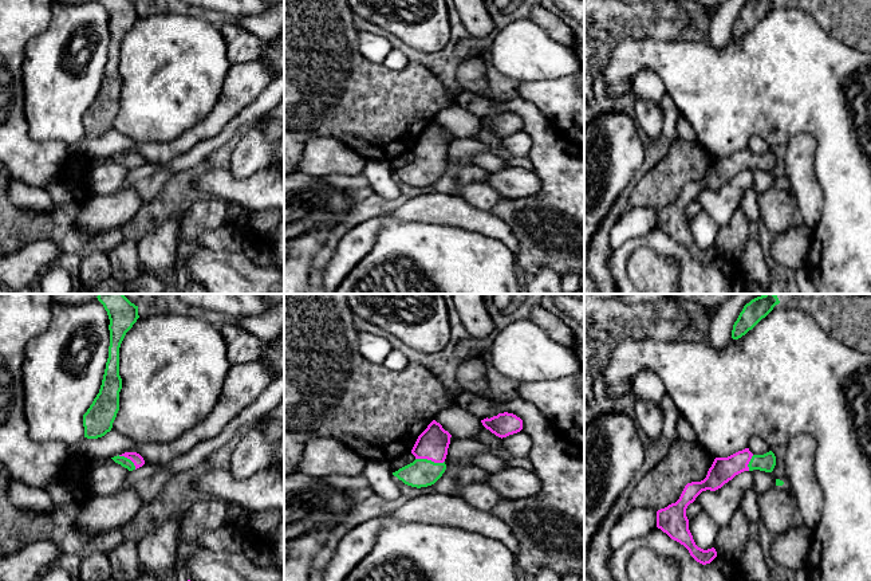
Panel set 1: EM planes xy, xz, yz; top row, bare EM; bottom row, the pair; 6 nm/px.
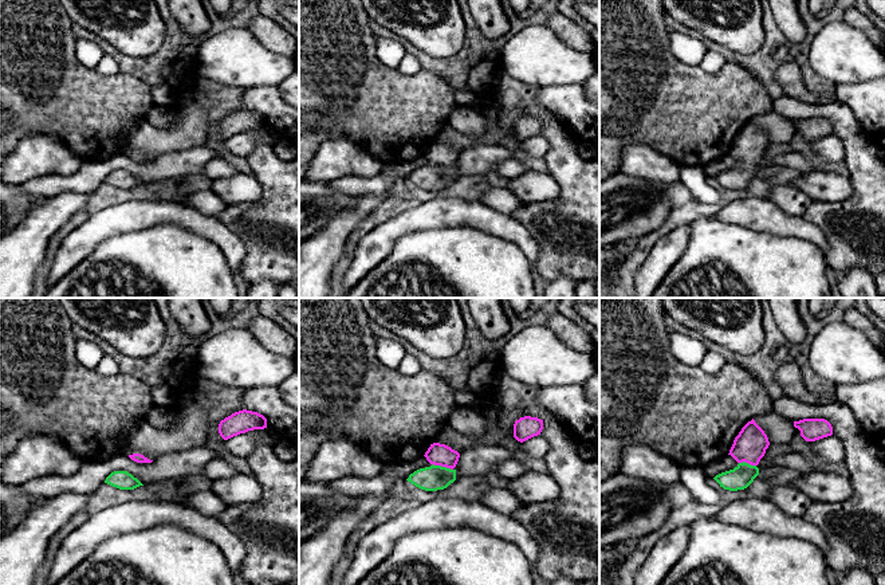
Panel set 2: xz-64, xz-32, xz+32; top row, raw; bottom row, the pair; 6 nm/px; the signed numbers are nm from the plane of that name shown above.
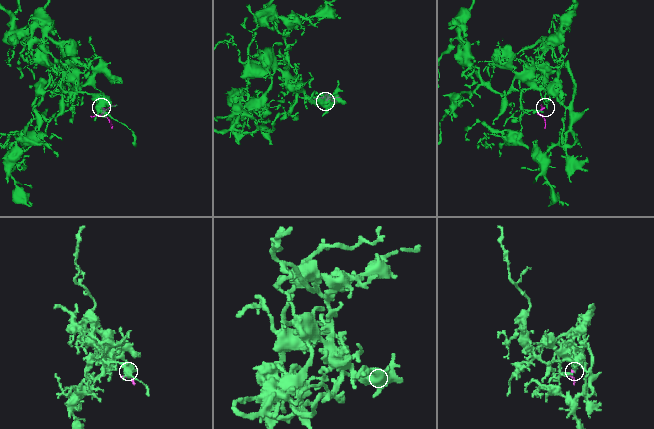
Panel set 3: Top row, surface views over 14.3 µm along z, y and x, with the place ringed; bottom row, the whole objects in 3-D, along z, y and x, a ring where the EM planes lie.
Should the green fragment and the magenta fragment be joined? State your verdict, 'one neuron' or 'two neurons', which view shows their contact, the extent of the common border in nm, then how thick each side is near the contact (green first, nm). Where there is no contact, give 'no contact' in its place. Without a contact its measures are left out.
one neuron; meets green in xz; contact 180 nm long; 170 nm thick on the green side, 190 nm on the other

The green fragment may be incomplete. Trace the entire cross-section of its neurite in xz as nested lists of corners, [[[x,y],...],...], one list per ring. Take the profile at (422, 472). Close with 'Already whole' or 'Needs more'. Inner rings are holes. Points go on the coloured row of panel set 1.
[[[433,420],[418,436],[411,454],[415,460],[393,472],[399,480],[411,487],[434,484],[445,472],[445,459],[452,435]]]. Needs more

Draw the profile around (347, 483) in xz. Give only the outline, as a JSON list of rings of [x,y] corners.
[[[363,474],[359,476],[323,476],[323,480],[332,488],[343,490],[347,492],[370,486],[367,478]]]

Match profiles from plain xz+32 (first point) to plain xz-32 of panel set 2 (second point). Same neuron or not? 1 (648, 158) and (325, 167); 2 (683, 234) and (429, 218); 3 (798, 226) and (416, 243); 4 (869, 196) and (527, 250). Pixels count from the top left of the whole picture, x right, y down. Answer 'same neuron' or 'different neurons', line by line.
1: same neuron
2: same neuron
3: different neurons
4: different neurons

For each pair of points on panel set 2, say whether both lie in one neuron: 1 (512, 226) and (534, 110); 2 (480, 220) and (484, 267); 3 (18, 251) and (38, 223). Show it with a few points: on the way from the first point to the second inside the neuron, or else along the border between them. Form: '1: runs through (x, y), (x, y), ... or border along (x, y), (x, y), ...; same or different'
1: border along (508, 215), (516, 219), (535, 240); different
2: border along (451, 227), (474, 227), (507, 239), (511, 243); different
3: runs through (24, 244), (36, 230); same

